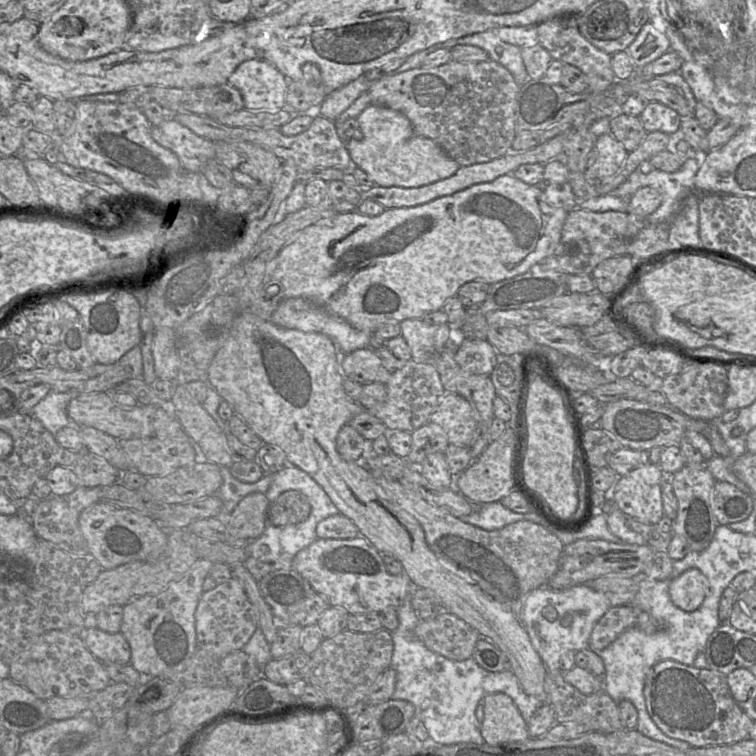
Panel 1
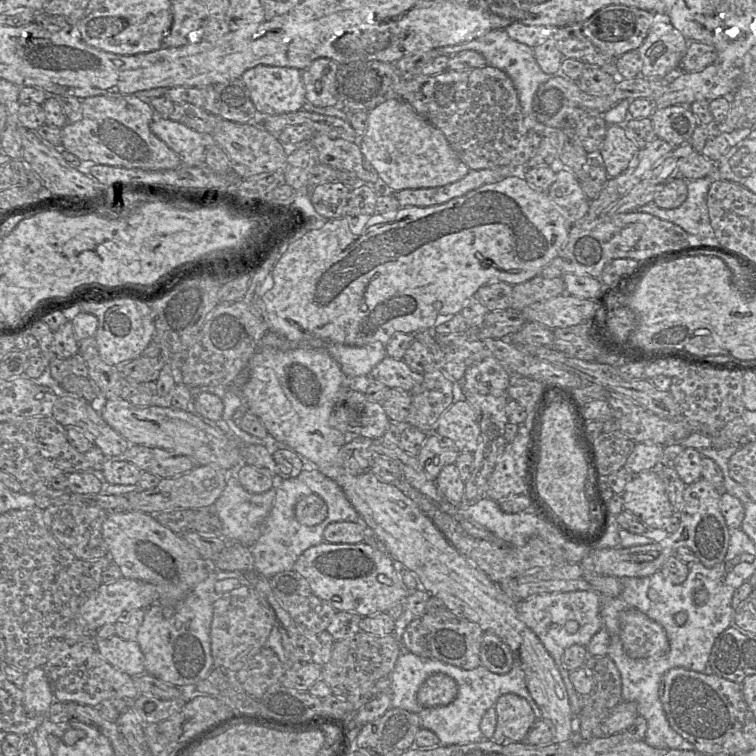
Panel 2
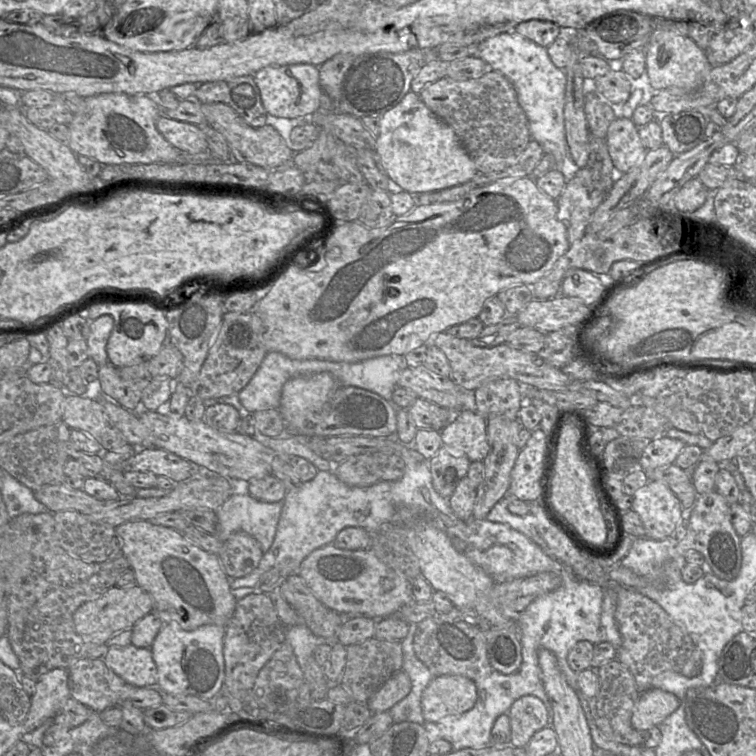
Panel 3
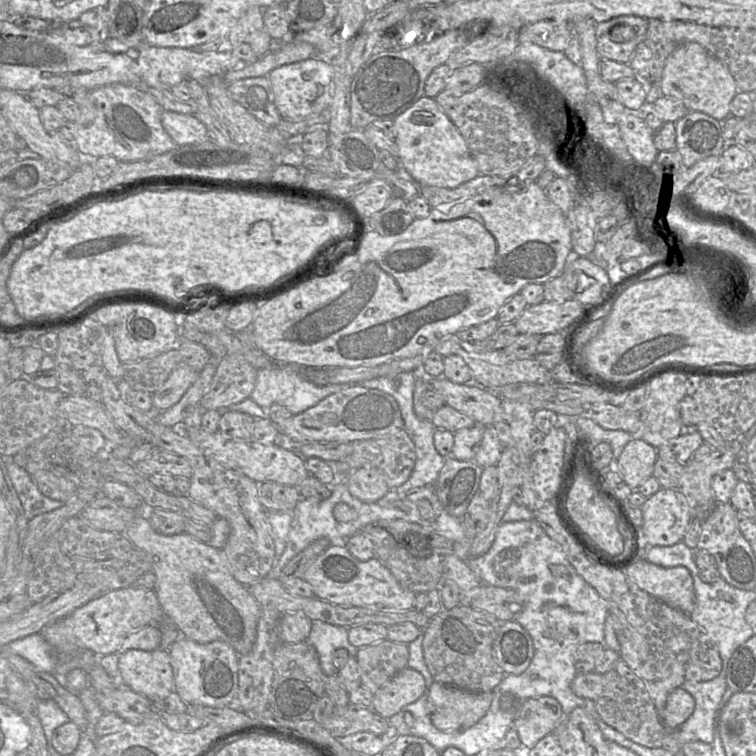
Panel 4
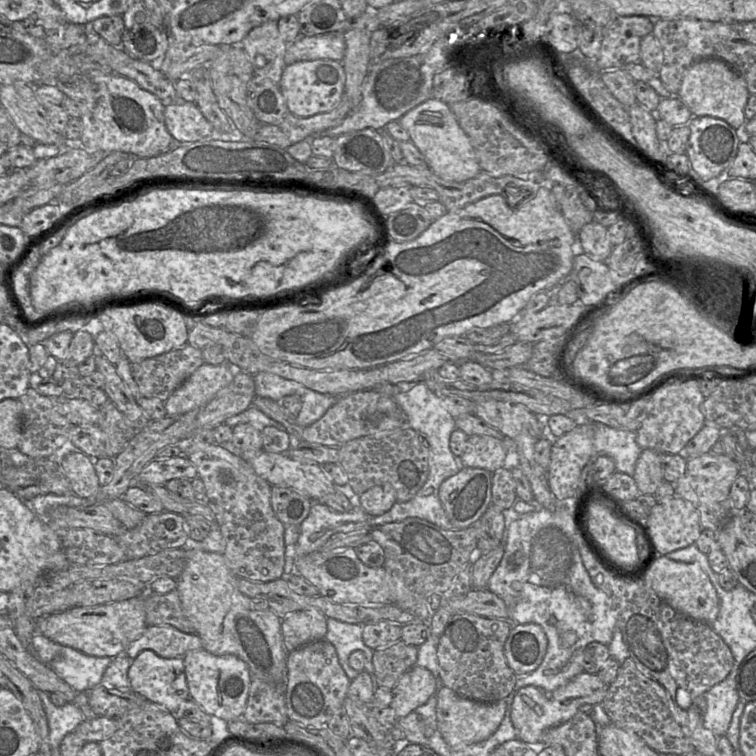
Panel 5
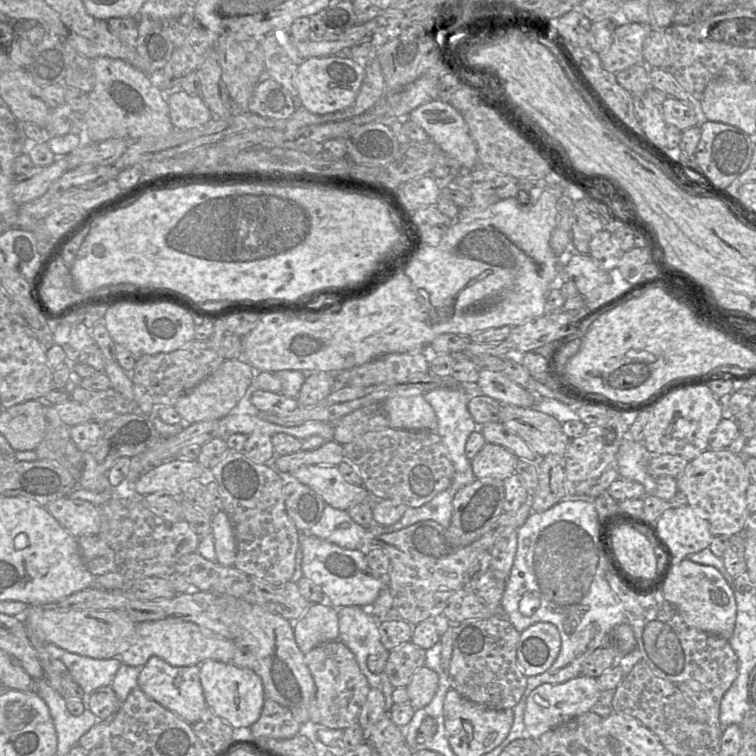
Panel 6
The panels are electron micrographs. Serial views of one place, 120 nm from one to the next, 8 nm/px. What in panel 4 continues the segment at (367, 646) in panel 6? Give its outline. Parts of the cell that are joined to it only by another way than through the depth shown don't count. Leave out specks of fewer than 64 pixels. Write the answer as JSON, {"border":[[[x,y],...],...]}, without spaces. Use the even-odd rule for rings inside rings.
{"border":[[[314,620],[307,642],[316,650],[321,669],[326,676],[338,675],[336,666],[333,663],[333,653],[339,648],[346,649],[352,657],[358,652],[348,639],[347,627],[329,624],[320,620]]]}

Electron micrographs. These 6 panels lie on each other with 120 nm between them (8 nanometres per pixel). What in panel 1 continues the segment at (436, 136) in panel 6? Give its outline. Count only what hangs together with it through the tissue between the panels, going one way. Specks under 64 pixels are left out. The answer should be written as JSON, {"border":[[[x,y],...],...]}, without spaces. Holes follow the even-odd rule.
{"border":[[[369,105],[357,117],[361,139],[351,138],[346,146],[352,165],[365,171],[377,186],[414,188],[446,179],[461,167],[433,140],[418,135],[410,120],[385,105]]]}

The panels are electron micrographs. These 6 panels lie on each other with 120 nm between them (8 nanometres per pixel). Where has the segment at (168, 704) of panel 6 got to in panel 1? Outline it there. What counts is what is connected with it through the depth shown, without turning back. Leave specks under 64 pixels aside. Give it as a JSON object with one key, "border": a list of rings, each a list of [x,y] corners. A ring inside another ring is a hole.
{"border":[[[98,627],[87,628],[84,643],[93,656],[101,662],[112,662],[118,665],[130,663],[130,646],[121,632],[108,633]]]}

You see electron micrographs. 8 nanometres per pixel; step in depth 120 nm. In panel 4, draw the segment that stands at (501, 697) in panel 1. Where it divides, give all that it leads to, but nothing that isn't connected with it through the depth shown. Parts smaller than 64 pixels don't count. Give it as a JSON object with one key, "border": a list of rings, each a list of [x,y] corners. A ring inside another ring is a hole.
{"border":[[[505,694],[503,707],[514,712],[513,727],[522,745],[530,749],[554,732],[563,715],[561,704],[550,696],[519,700],[513,694]]]}

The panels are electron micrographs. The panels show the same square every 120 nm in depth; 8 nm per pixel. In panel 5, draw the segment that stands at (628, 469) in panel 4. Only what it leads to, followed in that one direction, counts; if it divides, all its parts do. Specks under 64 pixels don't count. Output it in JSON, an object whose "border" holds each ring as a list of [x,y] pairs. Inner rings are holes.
{"border":[[[643,449],[632,475],[641,494],[653,495],[664,481],[661,455],[651,449]]]}

